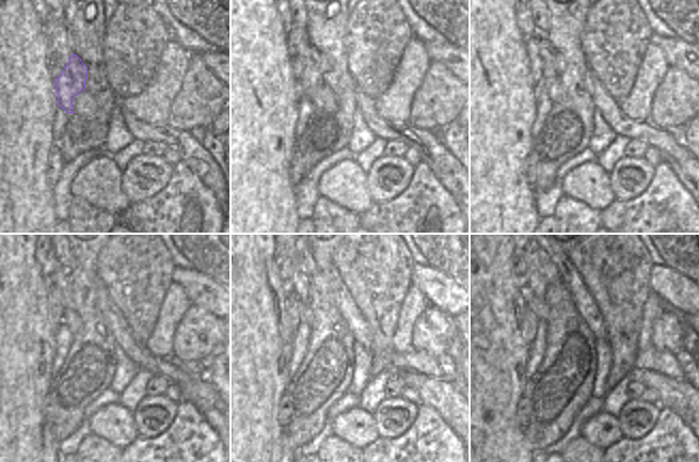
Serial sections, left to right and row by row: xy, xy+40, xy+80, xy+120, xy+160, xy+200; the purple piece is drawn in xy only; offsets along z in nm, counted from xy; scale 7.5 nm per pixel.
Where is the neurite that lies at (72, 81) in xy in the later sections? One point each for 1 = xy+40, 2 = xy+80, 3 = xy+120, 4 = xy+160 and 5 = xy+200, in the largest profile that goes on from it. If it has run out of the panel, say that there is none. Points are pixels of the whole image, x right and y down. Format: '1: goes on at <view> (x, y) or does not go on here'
1: goes on at xy+40 (315, 67)
2: goes on at xy+80 (547, 53)
3: goes on at xy+120 (61, 279)
4: goes on at xy+160 (299, 285)
5: goes on at xy+200 (538, 284)

